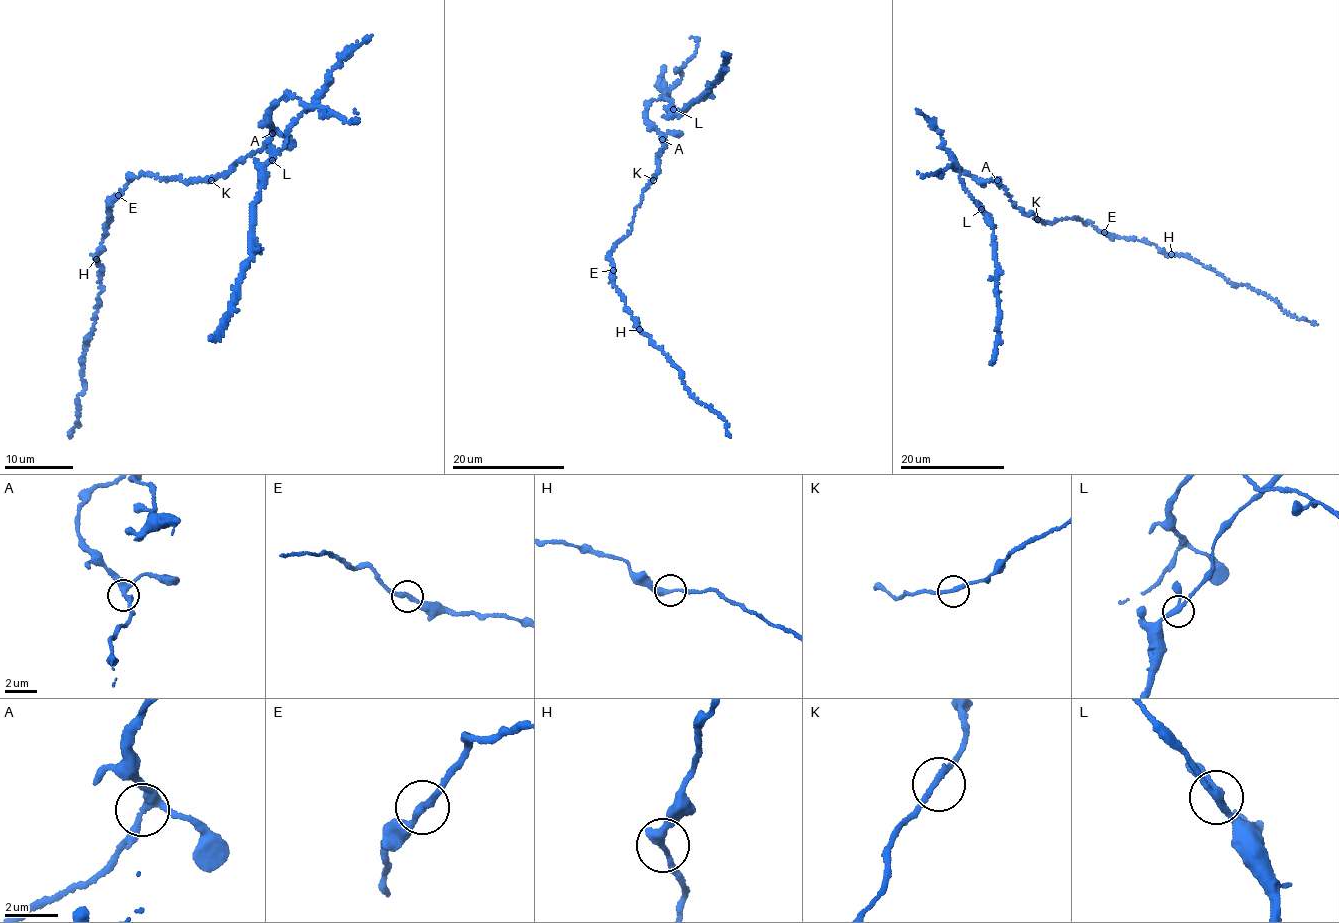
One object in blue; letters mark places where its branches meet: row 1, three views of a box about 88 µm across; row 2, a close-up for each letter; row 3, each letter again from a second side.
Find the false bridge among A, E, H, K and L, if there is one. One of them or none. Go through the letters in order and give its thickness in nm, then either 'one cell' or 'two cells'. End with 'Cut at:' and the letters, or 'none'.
A: calibre 280 nm; one cell
E: calibre 260 nm; one cell
H: calibre 320 nm; one cell
K: calibre 240 nm; one cell
L: calibre 240 nm; one cell
Cut at: none

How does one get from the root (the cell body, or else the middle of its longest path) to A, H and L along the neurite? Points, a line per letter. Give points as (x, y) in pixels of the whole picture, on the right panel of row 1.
A: (1037, 219), (1033, 214), (1021, 213), (1014, 207), (997, 180)
H: (1037, 219), (1051, 223), (1077, 217), (1092, 222), (1099, 231), (1146, 241), (1171, 254)
L: (1037, 219), (1014, 207), (996, 180), (981, 181), (956, 165), (966, 190), (981, 209)

